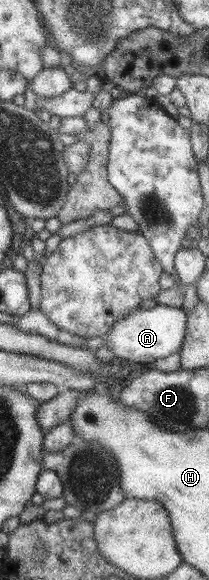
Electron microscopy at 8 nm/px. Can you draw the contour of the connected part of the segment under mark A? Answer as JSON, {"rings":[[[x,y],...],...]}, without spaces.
{"rings":[[[155,305],[149,309],[136,309],[122,320],[115,322],[104,334],[105,347],[114,357],[133,363],[150,364],[154,360],[179,352],[186,332],[187,314],[182,309]]]}

